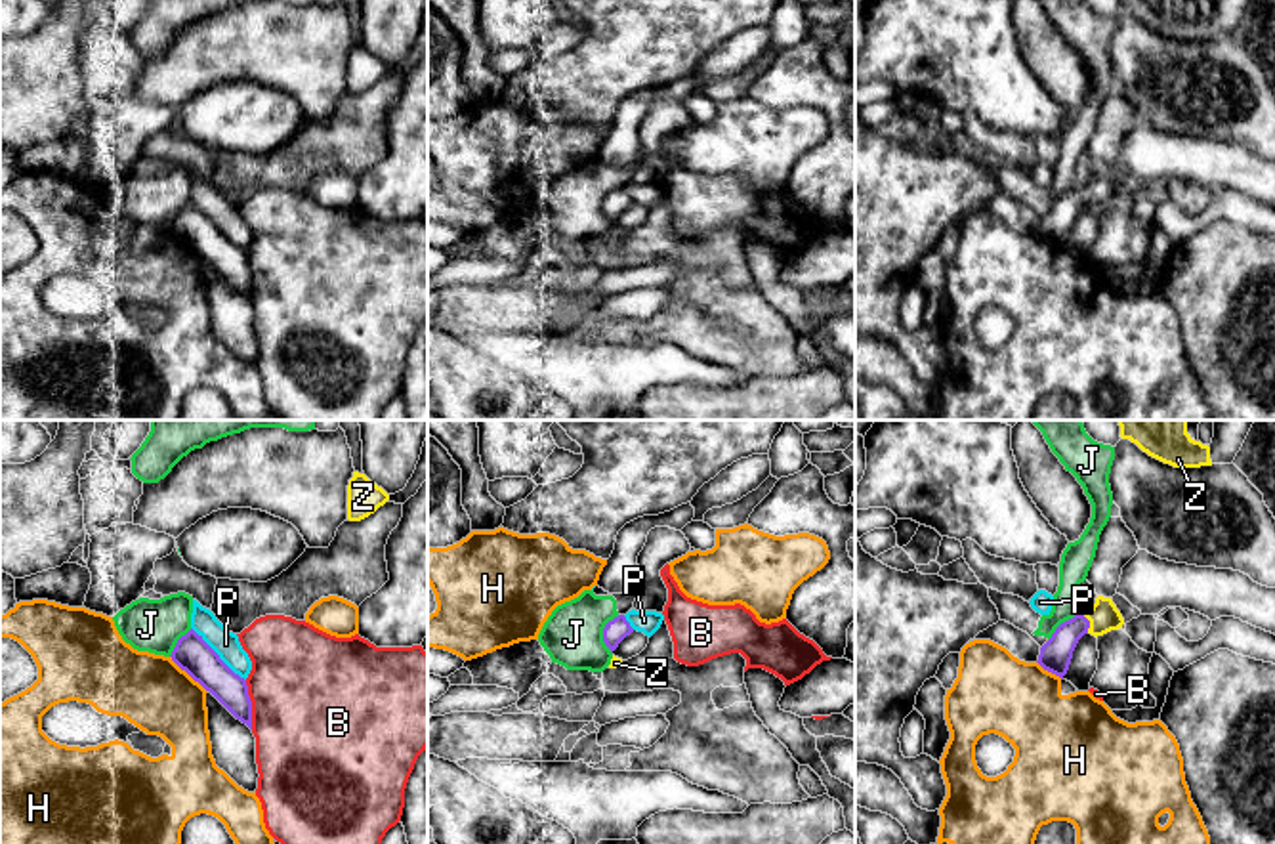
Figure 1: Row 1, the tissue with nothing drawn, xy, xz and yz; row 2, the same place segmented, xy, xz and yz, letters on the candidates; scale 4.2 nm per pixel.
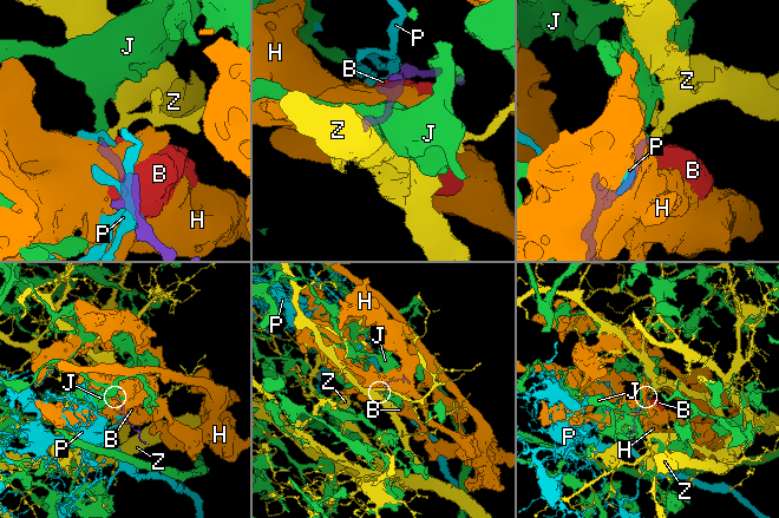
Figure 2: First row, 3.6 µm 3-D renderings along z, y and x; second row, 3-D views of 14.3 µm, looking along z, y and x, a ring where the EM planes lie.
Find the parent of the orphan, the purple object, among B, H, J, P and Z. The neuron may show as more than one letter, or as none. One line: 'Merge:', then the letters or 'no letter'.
Merge: Z

